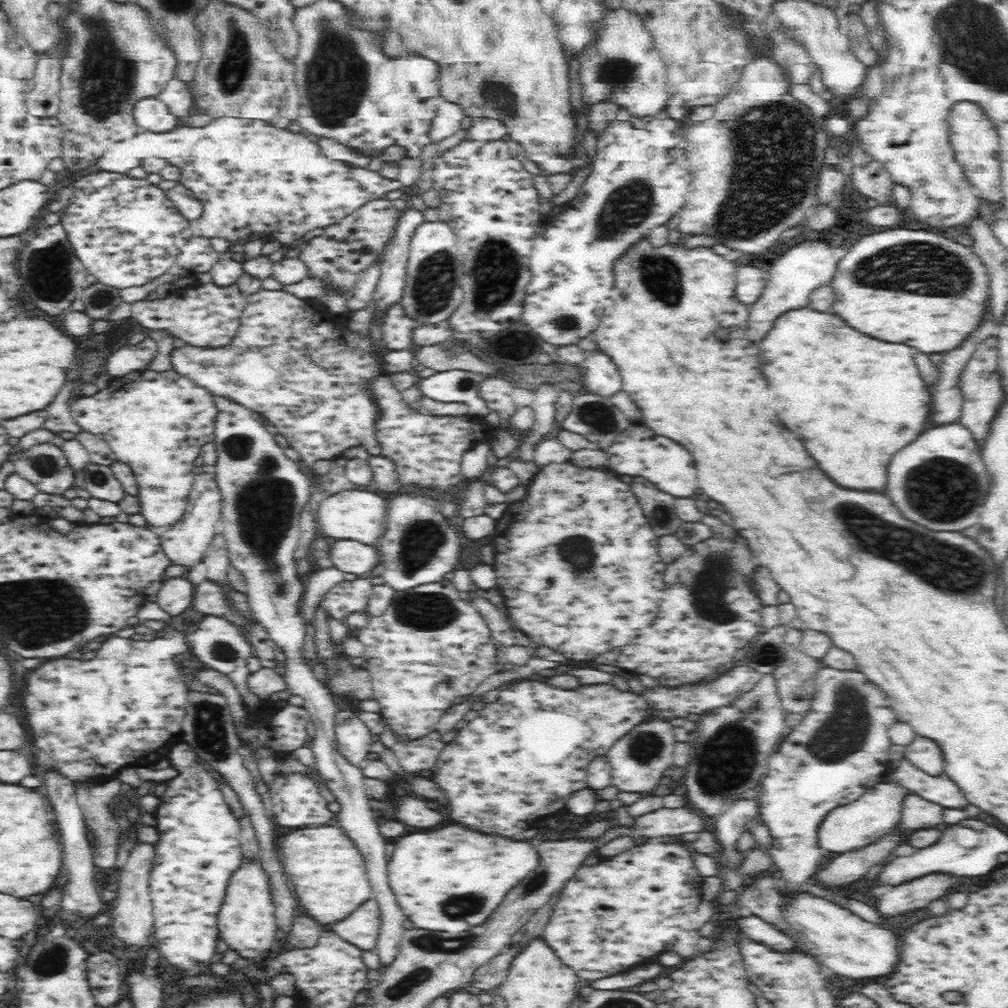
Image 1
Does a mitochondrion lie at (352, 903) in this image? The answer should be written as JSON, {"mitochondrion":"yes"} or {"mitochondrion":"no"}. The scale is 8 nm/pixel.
{"mitochondrion":"no"}

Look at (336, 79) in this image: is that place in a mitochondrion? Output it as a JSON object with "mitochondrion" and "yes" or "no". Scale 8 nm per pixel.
{"mitochondrion":"yes"}

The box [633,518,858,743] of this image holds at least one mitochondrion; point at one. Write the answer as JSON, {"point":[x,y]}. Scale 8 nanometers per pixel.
{"point":[716,572]}

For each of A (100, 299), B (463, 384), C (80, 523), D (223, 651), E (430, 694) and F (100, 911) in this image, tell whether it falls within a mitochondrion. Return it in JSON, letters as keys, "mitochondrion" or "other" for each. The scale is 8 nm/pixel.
{"A":"mitochondrion","B":"mitochondrion","C":"other","D":"mitochondrion","E":"other","F":"other"}

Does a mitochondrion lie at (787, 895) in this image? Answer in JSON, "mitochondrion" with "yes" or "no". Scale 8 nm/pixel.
{"mitochondrion":"no"}

